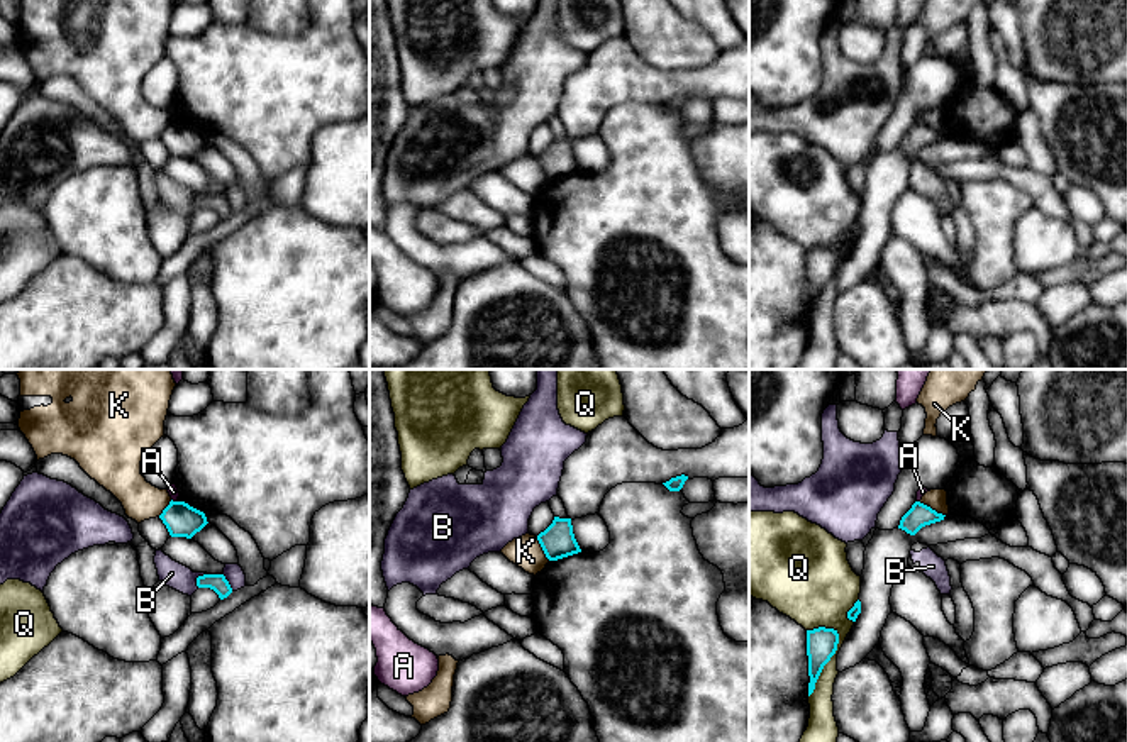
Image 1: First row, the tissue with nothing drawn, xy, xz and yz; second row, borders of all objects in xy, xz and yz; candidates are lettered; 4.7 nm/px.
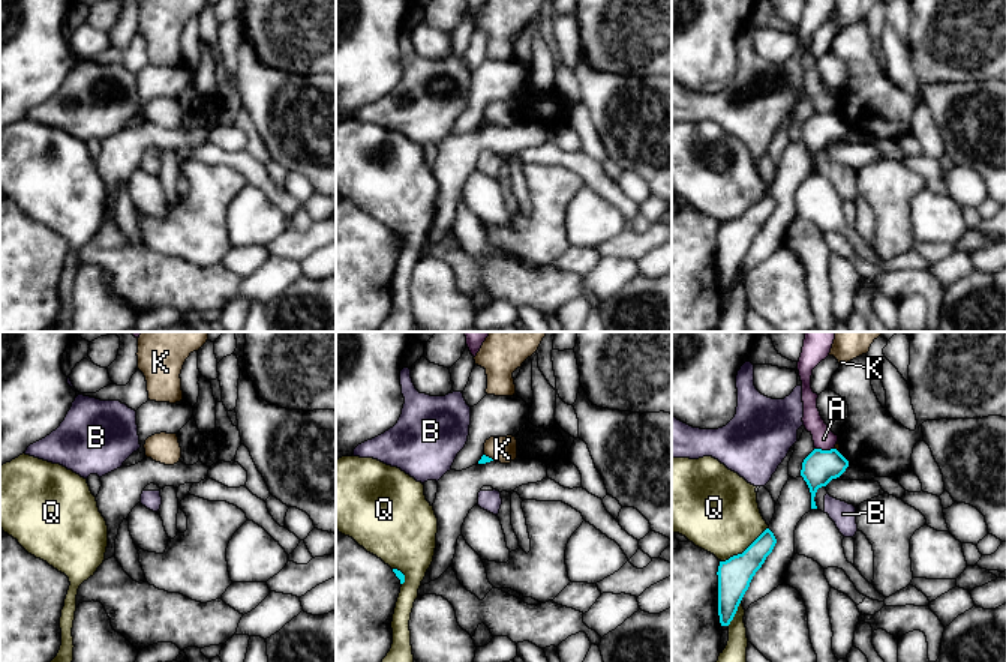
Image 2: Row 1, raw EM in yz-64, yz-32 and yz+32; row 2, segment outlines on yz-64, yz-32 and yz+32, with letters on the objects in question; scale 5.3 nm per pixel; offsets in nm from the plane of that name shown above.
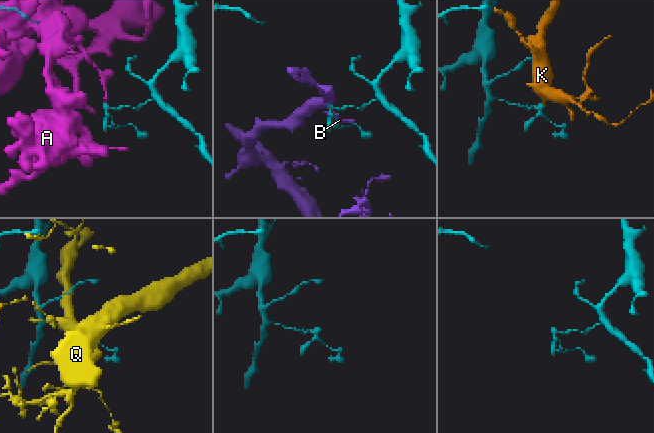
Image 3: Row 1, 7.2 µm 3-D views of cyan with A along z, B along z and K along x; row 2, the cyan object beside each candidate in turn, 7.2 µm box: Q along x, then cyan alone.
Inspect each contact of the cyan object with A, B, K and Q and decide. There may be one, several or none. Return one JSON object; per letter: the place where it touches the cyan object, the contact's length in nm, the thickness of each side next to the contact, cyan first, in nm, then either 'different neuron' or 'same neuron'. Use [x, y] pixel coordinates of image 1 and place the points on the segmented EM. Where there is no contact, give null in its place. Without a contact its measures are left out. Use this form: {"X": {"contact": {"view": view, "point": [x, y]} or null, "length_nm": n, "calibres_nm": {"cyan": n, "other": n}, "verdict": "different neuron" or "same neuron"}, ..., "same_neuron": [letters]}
{"A": {"contact": {"view": "xy", "point": [172, 500]}, "length_nm": 30, "calibres_nm": {"cyan": 160, "other": 50}, "verdict": "different neuron"}, "B": {"contact": {"view": "xy", "point": [197, 578]}, "length_nm": 80, "calibres_nm": {"cyan": 80, "other": 120}, "verdict": "different neuron"}, "K": {"contact": {"view": "yz", "point": [931, 509]}, "length_nm": 140, "calibres_nm": {"cyan": 110, "other": 100}, "verdict": "different neuron"}, "Q": {"contact": {"view": "yz", "point": [827, 661]}, "length_nm": 360, "calibres_nm": {"cyan": 140, "other": 180}, "verdict": "different neuron"}, "same_neuron": []}

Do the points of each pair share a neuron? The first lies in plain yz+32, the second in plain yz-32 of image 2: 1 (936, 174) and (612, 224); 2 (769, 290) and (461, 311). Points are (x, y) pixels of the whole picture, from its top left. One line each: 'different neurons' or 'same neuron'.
1: different neurons
2: same neuron

